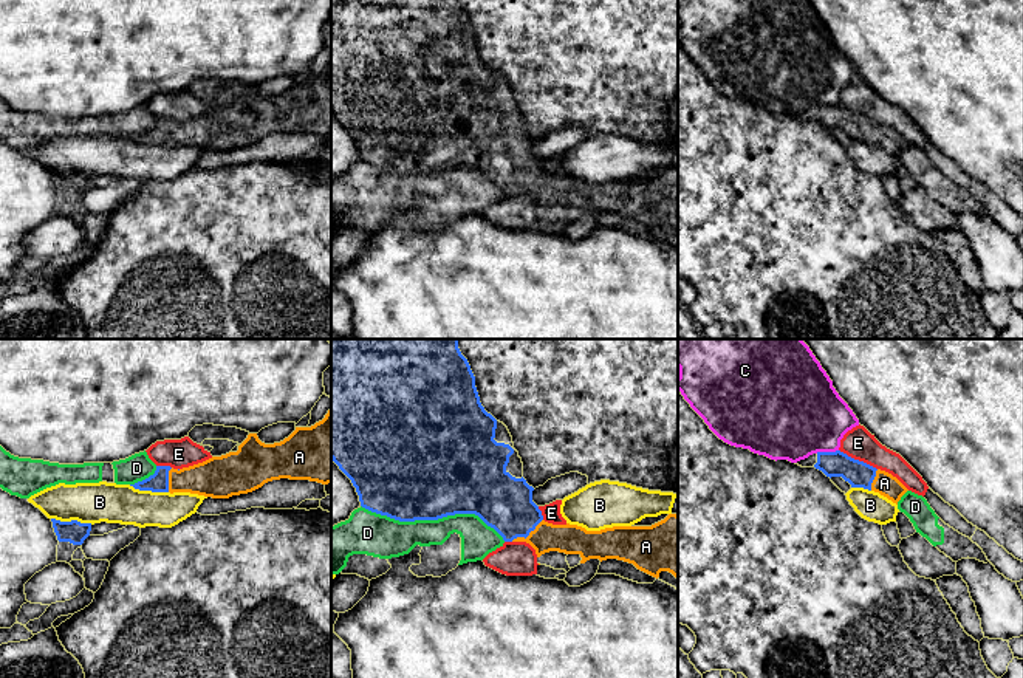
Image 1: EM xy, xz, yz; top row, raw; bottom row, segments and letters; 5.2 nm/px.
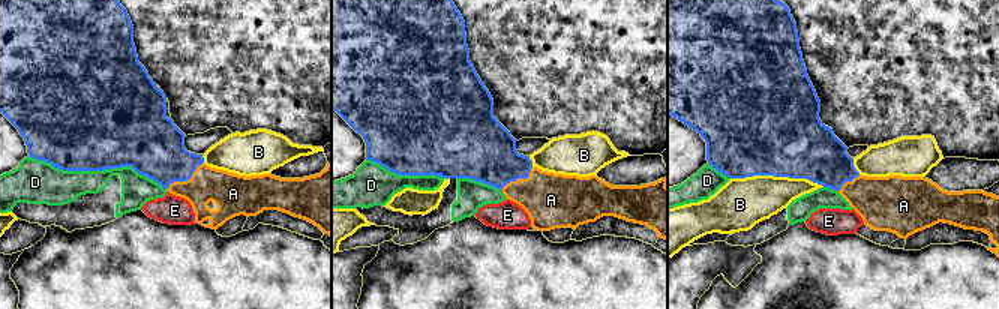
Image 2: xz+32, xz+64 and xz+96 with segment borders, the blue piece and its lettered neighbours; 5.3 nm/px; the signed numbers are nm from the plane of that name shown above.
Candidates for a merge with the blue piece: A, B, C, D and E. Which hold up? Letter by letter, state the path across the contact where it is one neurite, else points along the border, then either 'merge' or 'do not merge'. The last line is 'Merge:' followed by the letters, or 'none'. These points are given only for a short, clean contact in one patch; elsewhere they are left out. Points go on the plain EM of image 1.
A: way xz (503, 155), (526, 180), (526, 189), (570, 192); merge
B: do not merge
C: do not merge
D: do not merge
E: border yz (839, 102), (876, 123); do not merge
Merge: A

